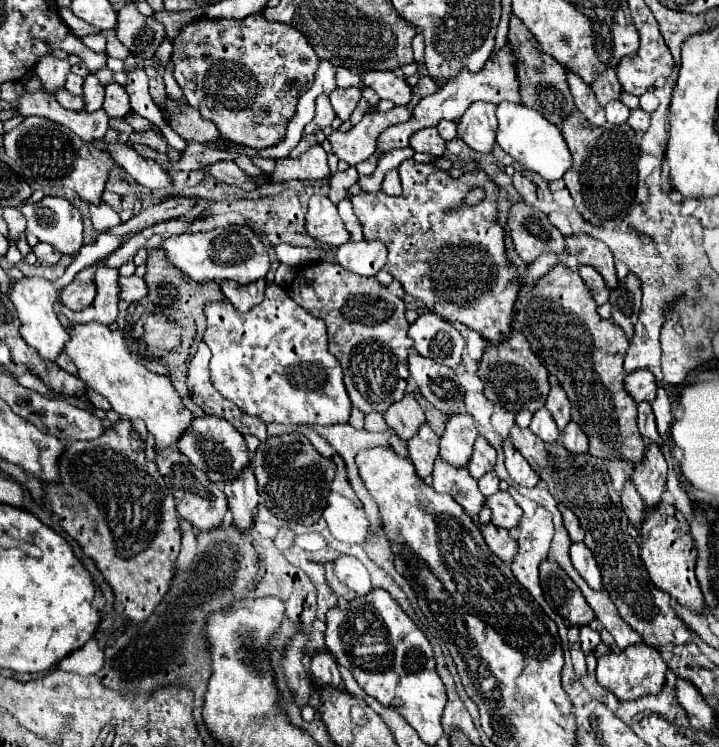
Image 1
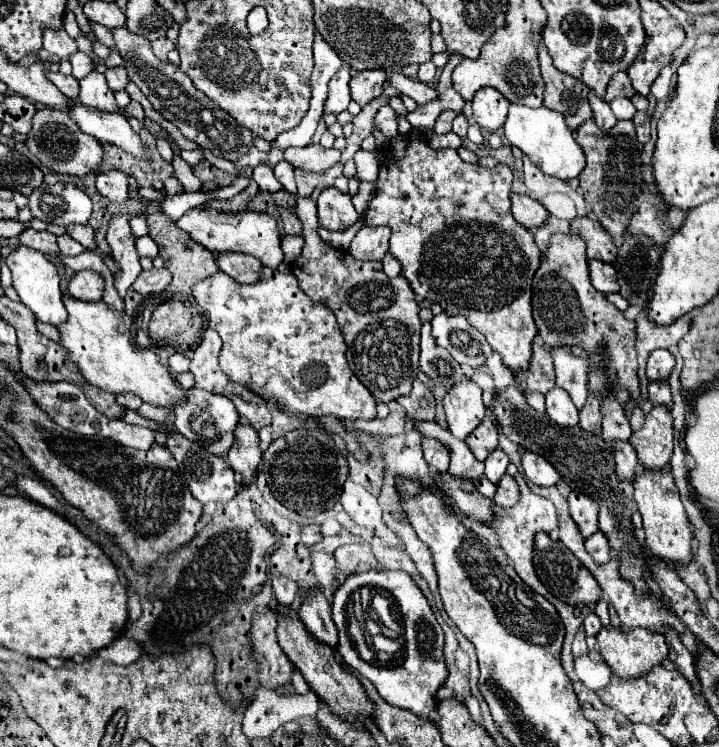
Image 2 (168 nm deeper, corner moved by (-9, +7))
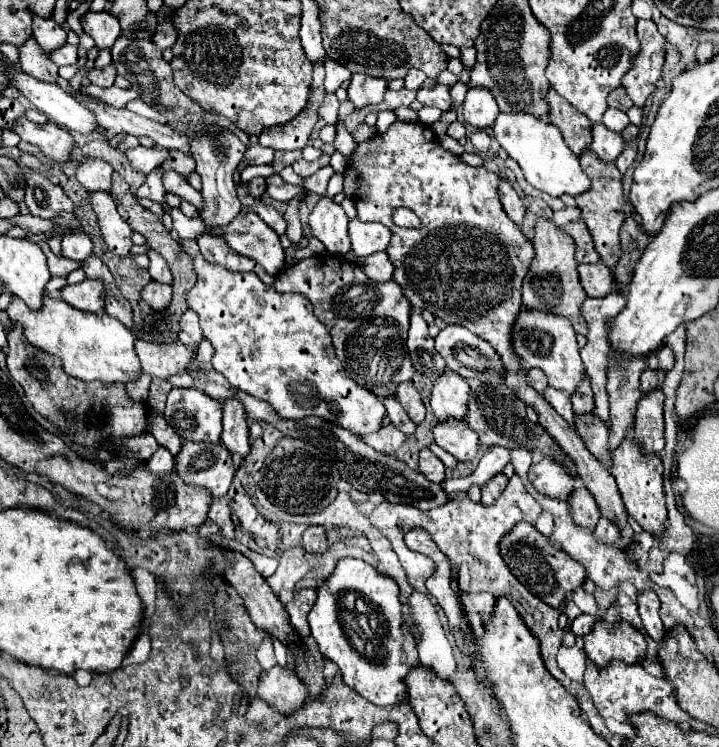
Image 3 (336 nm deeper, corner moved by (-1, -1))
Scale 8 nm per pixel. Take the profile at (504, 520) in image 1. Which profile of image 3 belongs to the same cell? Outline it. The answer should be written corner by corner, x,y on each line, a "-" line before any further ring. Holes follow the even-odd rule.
497,474
497,476
493,476
493,480
489,480
487,484
481,486
481,490
483,490
483,498
481,498
481,502
483,502
485,506
495,504
495,502
499,500
501,492
505,490
505,484
507,484
505,474

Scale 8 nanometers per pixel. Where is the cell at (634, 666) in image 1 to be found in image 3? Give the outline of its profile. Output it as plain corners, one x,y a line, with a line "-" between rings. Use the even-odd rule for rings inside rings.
597,620
593,630
583,640
587,658
599,668
607,668
613,660
635,664
647,656
645,636
629,622
607,624

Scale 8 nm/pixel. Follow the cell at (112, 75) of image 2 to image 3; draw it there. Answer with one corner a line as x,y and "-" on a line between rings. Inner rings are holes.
111,64
105,66
105,68
93,68
93,70
87,74
89,82
95,84
95,86
99,86
99,88
109,88
109,86
113,86
115,76
117,76
117,72
115,72
115,68
113,68

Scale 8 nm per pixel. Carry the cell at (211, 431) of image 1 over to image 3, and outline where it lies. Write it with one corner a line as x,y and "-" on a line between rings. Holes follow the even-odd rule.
173,388
163,418
181,440
221,442
221,404
197,388

